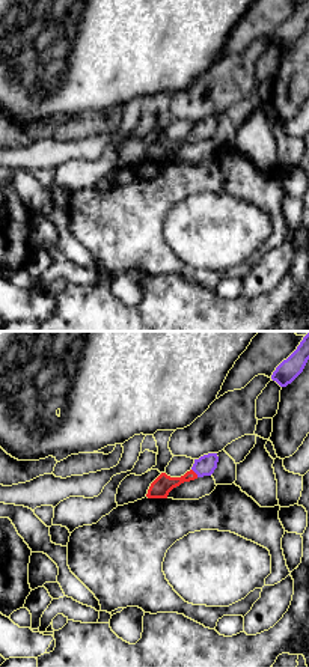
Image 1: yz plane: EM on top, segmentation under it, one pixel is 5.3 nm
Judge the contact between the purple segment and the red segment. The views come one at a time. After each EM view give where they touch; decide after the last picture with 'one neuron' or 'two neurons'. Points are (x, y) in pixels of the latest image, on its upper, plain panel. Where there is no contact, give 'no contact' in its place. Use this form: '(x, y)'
(195, 134)

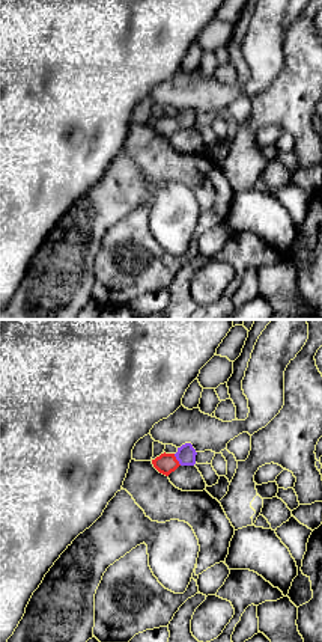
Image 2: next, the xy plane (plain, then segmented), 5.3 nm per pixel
(176, 121)

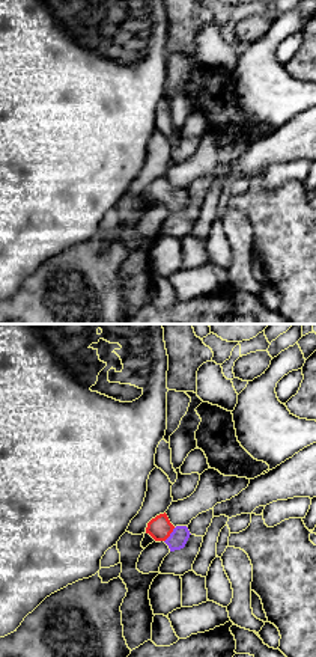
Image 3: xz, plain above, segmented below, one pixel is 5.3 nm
(170, 198)

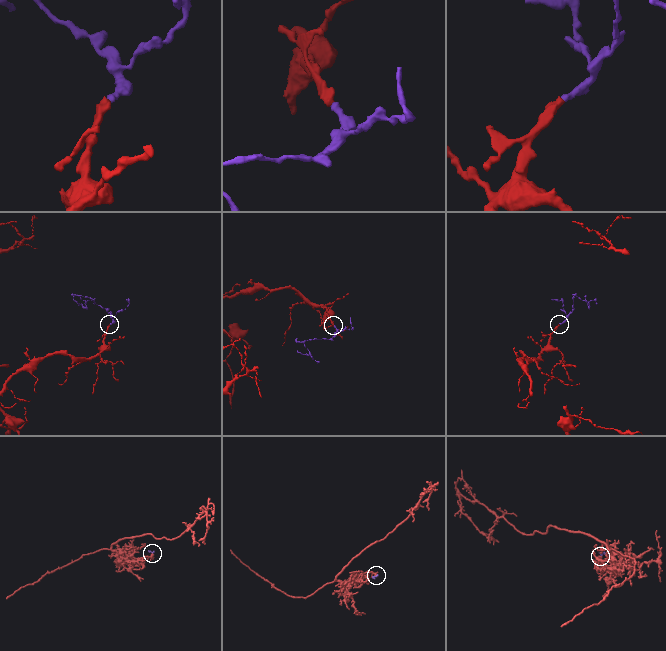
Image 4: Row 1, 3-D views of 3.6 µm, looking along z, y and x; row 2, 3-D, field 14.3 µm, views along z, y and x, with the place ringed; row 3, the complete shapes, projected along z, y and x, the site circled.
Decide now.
one neuron

